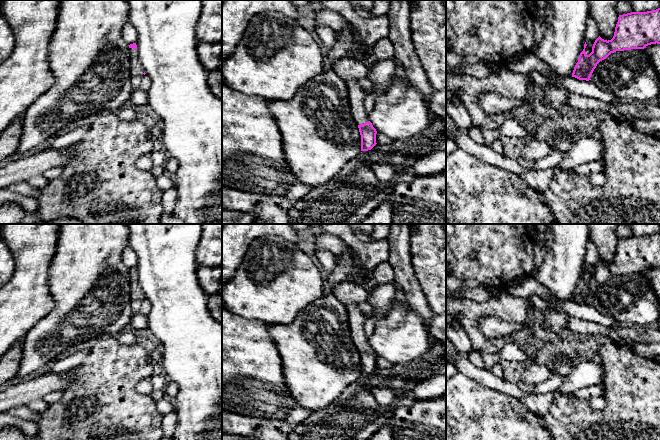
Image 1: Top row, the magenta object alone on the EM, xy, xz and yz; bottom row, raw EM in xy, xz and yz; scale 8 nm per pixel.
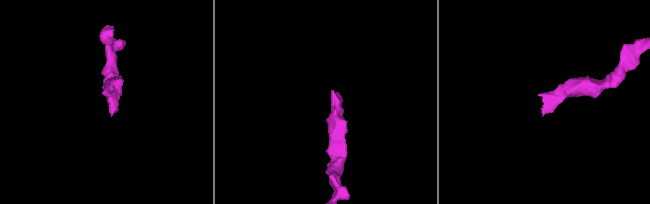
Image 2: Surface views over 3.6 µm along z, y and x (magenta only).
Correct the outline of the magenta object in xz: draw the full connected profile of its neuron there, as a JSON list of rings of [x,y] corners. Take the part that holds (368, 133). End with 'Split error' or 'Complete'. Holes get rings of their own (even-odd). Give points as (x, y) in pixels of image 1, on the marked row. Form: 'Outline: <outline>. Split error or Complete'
Outline: [[[357,79],[346,81],[346,83],[350,110],[361,135],[361,151],[371,150],[377,144],[377,131],[369,121],[369,116],[364,108],[365,92]]]. Split error

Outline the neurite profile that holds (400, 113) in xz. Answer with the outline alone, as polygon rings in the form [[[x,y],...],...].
[[[404,76],[393,79],[368,116],[376,131],[393,141],[421,134],[432,121],[427,102]]]

